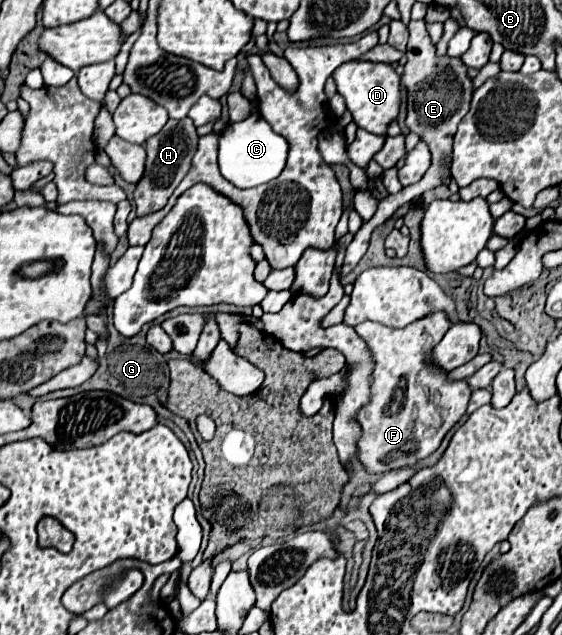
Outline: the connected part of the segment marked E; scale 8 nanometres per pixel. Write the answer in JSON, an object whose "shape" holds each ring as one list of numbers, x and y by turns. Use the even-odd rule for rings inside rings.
{"shape":[[412,21,408,25,410,29,410,39,408,39,408,51,406,51,406,65,404,65,404,75,400,77,402,85,408,89,408,115,406,115,406,127,416,133,422,141,428,143,430,153,432,153,432,165,430,171,424,173,424,177,414,183,404,187,400,193,396,195,388,195,378,203,378,209,374,213,374,217,370,221,366,221,360,231,354,235,352,243,346,249,346,257,344,257,344,265,342,265,342,277,346,277,356,265,358,261,364,257,366,249,368,249,368,241,370,241,370,233,382,225,400,205,404,205,410,199,422,197,424,191,434,189,438,185,442,185,442,169,450,171,450,155,452,155,452,145,454,145,454,133,458,129,458,123,462,121,462,117,470,111,470,101,474,95,474,85,472,79,468,77,468,67,464,65,462,57,450,57,450,55,436,55,436,45,432,43,428,31,426,31,426,23,424,21]]}

